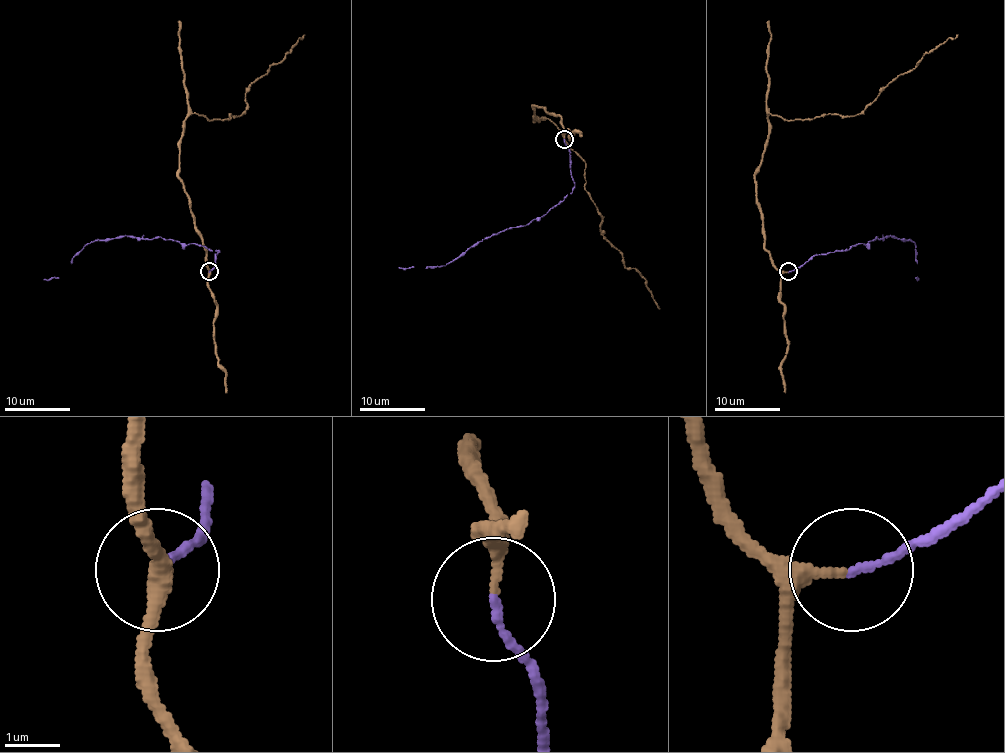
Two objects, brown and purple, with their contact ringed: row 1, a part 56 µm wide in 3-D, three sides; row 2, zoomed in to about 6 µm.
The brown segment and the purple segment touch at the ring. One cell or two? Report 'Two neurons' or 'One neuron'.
One neuron

